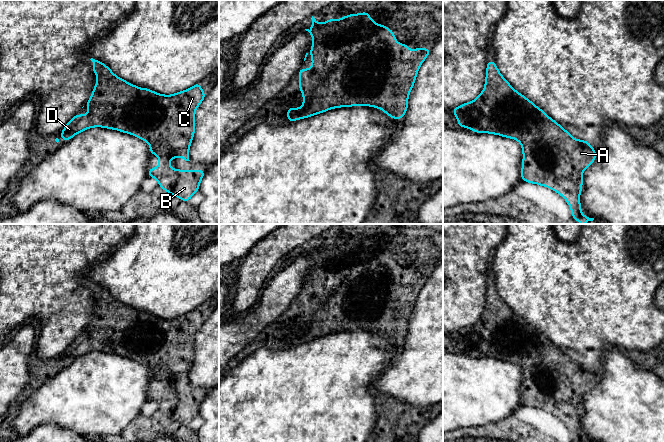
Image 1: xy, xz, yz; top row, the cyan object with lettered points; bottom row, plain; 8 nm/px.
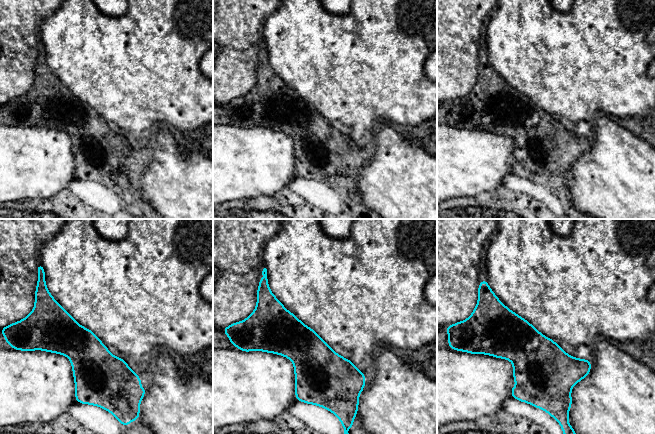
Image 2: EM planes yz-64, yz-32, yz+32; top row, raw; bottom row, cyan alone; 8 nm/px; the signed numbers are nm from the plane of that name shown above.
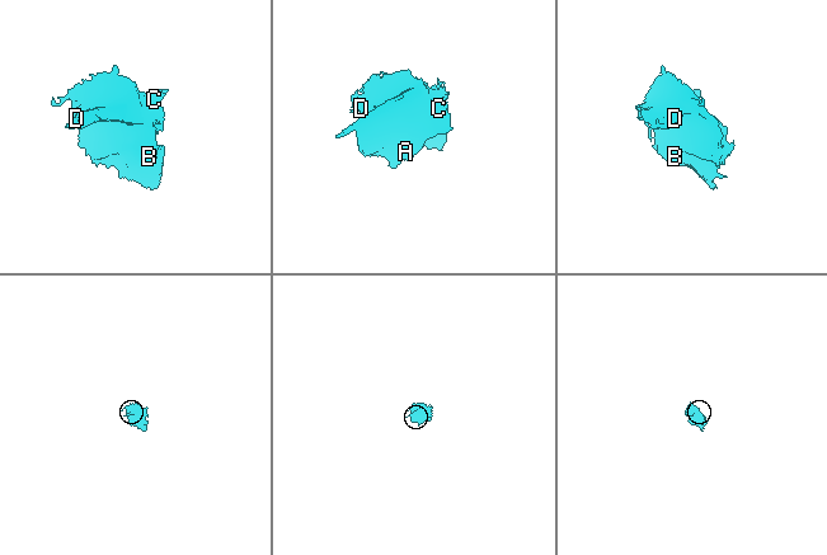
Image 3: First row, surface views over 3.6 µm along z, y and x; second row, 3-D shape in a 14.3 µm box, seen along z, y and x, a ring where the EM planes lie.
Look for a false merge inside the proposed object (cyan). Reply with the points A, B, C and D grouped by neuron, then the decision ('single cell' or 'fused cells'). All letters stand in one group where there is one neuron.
groups A B C D; single cell

